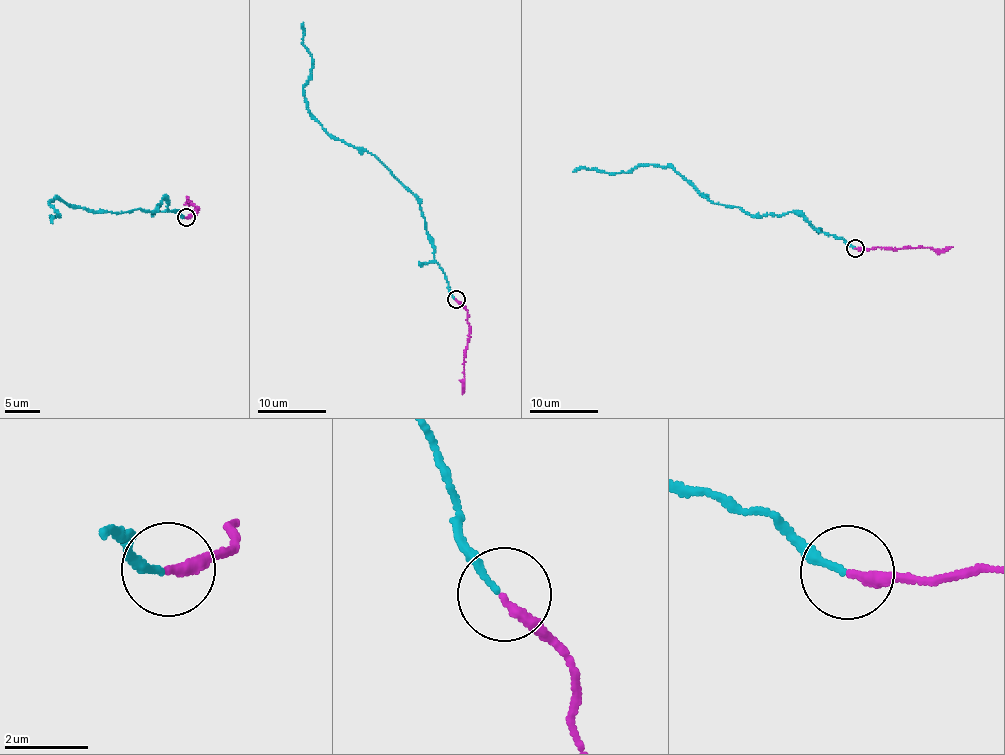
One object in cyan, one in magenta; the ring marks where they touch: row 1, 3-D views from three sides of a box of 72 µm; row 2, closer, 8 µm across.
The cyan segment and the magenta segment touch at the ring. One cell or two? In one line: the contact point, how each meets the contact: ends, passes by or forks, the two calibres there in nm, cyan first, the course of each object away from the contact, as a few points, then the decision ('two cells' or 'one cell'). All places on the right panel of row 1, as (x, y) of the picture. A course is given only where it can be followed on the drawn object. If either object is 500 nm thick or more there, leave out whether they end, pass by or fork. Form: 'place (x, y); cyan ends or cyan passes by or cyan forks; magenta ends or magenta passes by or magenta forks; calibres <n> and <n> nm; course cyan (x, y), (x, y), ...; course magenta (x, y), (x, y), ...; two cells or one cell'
place (855, 248); cyan ends; magenta ends; calibres 140 and 240 nm; course cyan (854, 248), (793, 212), (758, 216), (712, 203), (671, 167), (638, 164), (628, 172), (576, 168), (572, 171); course magenta (854, 248), (932, 247), (941, 251), (953, 247); one cell

